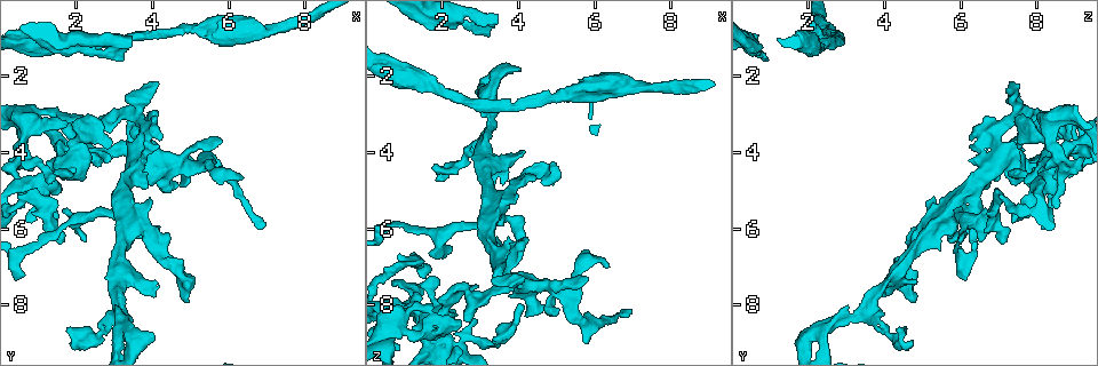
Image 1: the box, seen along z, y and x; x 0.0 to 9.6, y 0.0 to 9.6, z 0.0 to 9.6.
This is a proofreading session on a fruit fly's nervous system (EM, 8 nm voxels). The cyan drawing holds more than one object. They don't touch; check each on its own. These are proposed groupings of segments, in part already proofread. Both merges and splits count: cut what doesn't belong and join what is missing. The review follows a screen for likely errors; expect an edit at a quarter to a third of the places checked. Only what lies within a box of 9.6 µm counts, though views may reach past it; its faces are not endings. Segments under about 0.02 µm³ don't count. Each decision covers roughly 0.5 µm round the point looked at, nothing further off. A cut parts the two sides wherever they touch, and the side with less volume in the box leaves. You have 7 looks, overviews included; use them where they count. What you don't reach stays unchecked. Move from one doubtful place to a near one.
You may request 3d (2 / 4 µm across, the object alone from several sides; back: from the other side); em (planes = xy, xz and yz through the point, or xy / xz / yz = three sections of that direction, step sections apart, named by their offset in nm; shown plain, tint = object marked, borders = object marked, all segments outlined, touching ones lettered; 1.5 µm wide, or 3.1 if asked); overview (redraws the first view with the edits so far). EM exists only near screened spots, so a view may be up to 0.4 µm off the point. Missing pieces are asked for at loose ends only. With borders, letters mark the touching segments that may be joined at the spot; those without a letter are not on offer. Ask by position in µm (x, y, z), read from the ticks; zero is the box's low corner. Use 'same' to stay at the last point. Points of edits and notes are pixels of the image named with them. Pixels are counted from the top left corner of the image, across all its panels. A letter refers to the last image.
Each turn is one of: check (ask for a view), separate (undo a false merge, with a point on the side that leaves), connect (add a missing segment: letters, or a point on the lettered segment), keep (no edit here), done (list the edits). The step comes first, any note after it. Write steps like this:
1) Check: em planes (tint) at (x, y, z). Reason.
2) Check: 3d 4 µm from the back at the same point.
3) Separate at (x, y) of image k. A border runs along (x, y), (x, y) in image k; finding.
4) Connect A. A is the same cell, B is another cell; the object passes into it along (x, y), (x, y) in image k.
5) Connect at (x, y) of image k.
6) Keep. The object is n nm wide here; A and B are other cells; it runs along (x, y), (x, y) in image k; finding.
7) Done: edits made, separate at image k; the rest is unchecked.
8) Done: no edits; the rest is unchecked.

Check: em planes (tint) at (4.10, 3.75, 6.25).

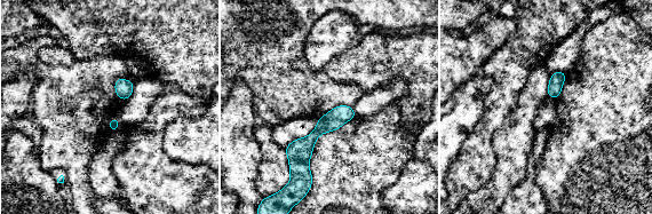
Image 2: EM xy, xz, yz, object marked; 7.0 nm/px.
Check: em planes (borders) at the same point. What lies round it.

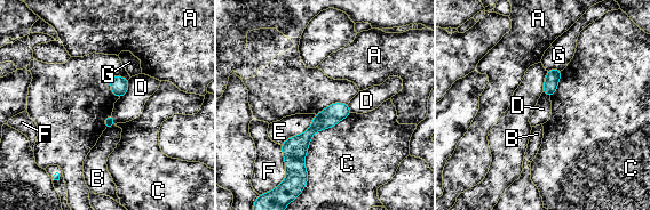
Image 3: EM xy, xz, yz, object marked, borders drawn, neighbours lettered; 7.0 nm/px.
Keep. A, B, C, D, E, F and G are other cells; it runs along (346, 107), (323, 120), (290, 159) in image 3; no lettered segment goes on from it.

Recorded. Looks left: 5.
Check: em xz step 8 (borders) at (6.75, 6.00, 8.15). An open end.

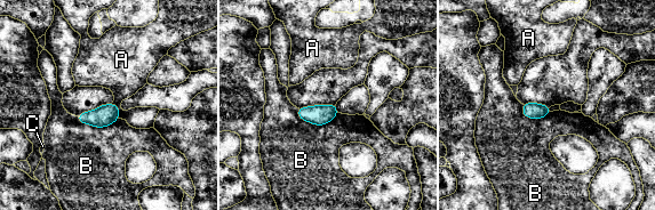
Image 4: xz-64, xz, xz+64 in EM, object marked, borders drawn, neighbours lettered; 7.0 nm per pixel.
Check: em planes (borders) at the same point.

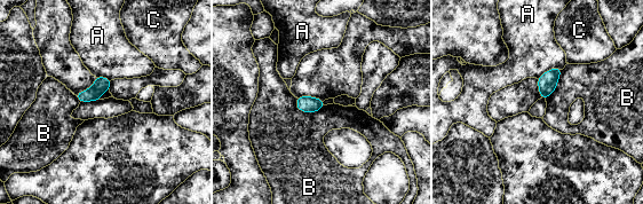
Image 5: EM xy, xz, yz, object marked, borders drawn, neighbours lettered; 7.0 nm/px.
Keep. The longest contact is with B, 220 nm; A, B and C are other cells; a border runs along (295, 97), (303, 111), (325, 106) in image 5; no lettered segment goes on from it.

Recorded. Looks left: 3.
Check: em planes (plain) at (4.00, 2.85, 8.05). Free end.

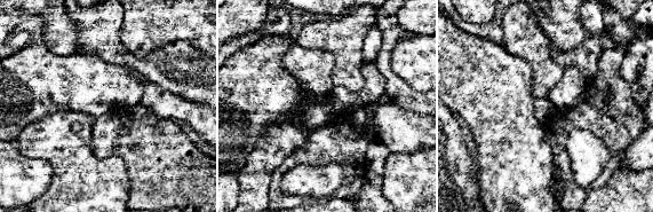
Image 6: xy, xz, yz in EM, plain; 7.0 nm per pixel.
Check: em planes (tint) at the same point.

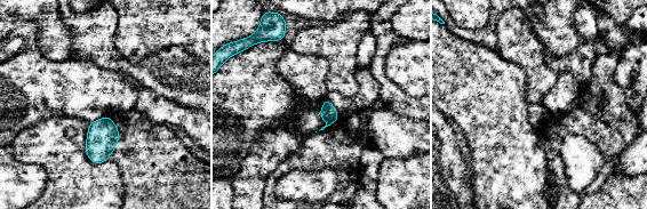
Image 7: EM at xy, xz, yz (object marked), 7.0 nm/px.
Check: em planes (borders) at the same point.

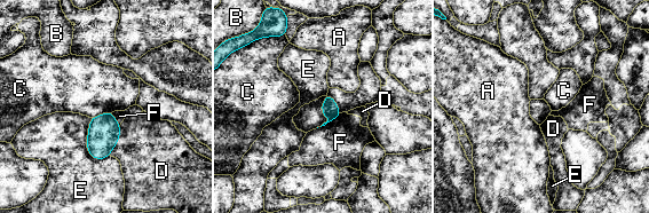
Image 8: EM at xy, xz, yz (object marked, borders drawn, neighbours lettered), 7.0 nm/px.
Keep. A, B, C, D, E and F are other cells; a border runs along (325, 96), (326, 120), (319, 126) in image 8; none of them fits.

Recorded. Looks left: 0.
Done: no edits; the rest is unchecked.

